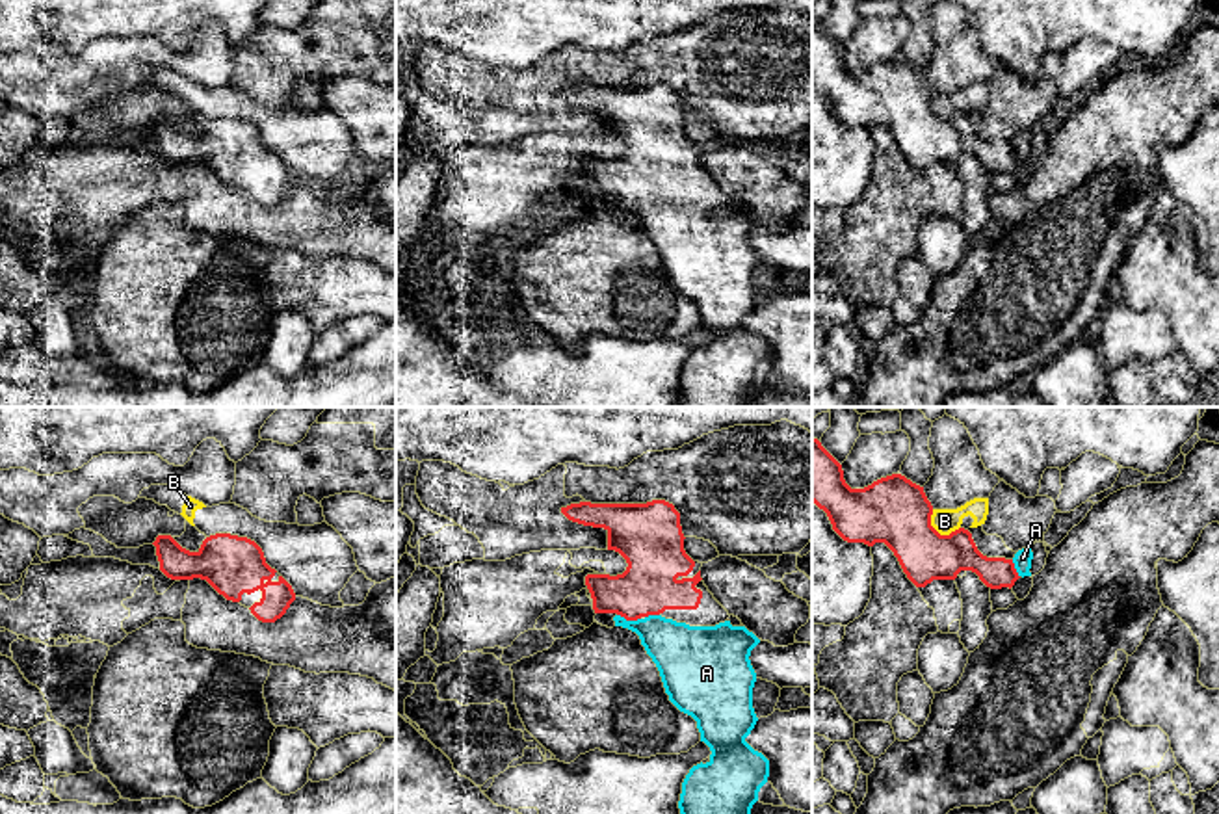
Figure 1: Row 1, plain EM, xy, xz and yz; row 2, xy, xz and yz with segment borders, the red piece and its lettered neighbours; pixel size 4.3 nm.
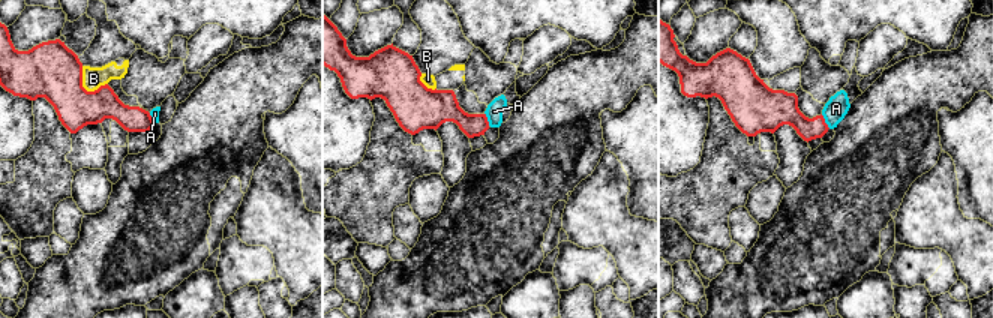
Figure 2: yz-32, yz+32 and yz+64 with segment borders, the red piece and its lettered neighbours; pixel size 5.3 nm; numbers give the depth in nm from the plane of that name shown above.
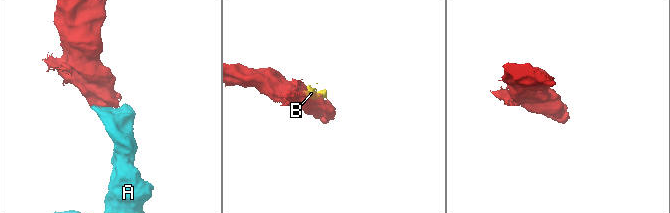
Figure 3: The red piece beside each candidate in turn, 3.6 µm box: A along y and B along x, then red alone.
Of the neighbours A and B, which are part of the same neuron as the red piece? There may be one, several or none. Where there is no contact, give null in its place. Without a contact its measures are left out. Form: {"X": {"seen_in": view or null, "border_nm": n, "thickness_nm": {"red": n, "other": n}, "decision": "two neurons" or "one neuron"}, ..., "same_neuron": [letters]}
{"A": {"seen_in": "xz", "border_nm": 110, "thickness_nm": {"red": 240, "other": 240}, "decision": "one neuron"}, "B": {"seen_in": "yz", "border_nm": 150, "thickness_nm": {"red": 300, "other": 110}, "decision": "two neurons"}, "same_neuron": ["A"]}

